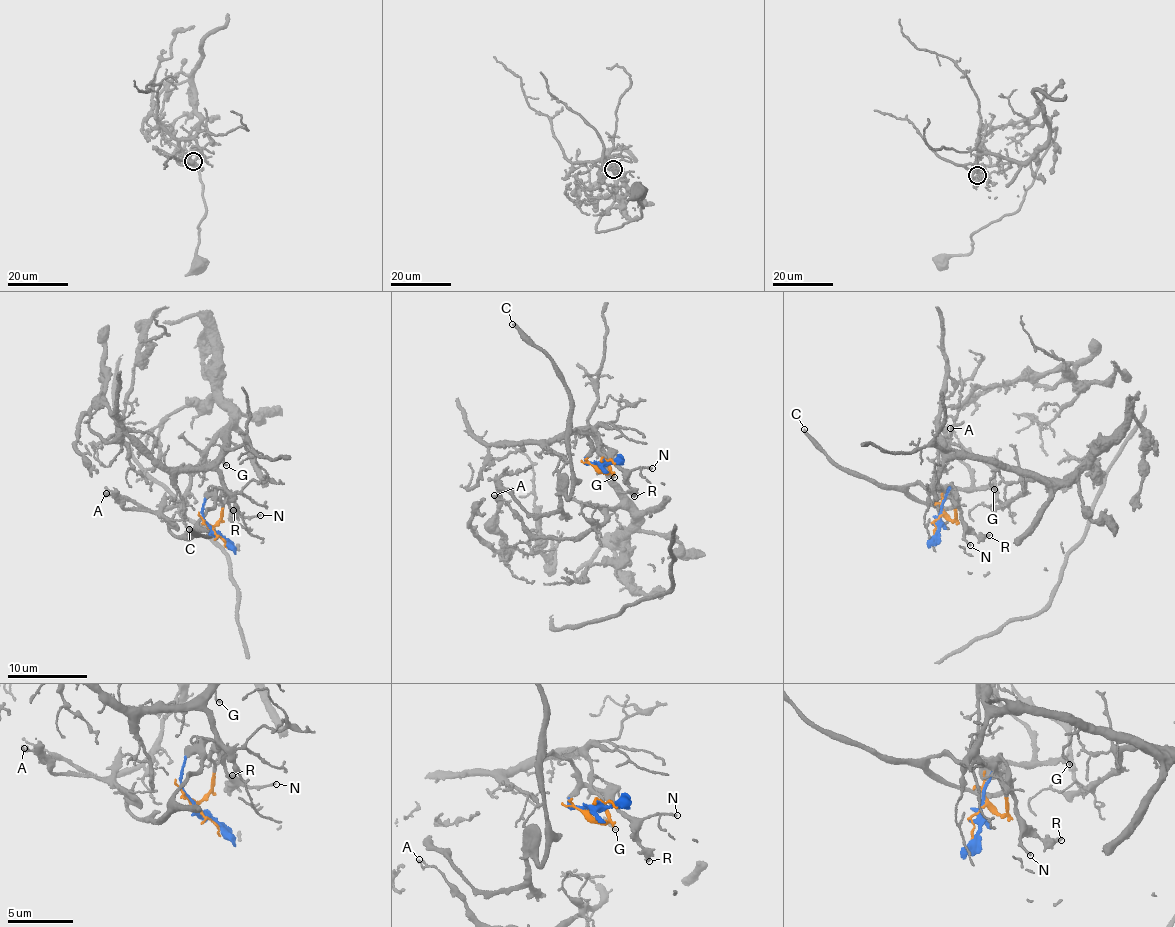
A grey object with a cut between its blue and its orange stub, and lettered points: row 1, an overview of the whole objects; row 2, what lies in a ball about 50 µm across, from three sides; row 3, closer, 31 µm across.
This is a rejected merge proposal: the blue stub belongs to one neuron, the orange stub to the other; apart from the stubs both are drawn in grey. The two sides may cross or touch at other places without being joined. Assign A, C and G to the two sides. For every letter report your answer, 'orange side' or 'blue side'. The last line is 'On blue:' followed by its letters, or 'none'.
A: orange side
C: blue side
G: orange side
On blue: C

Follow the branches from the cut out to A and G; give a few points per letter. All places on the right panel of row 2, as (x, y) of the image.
A: (938, 516), (955, 518), (938, 484), (947, 460), (976, 455), (1037, 474), (1004, 505), (992, 469), (950, 427)
G: (938, 516), (955, 518), (952, 495), (938, 484), (947, 460), (990, 458), (999, 466), (990, 480), (993, 490)

